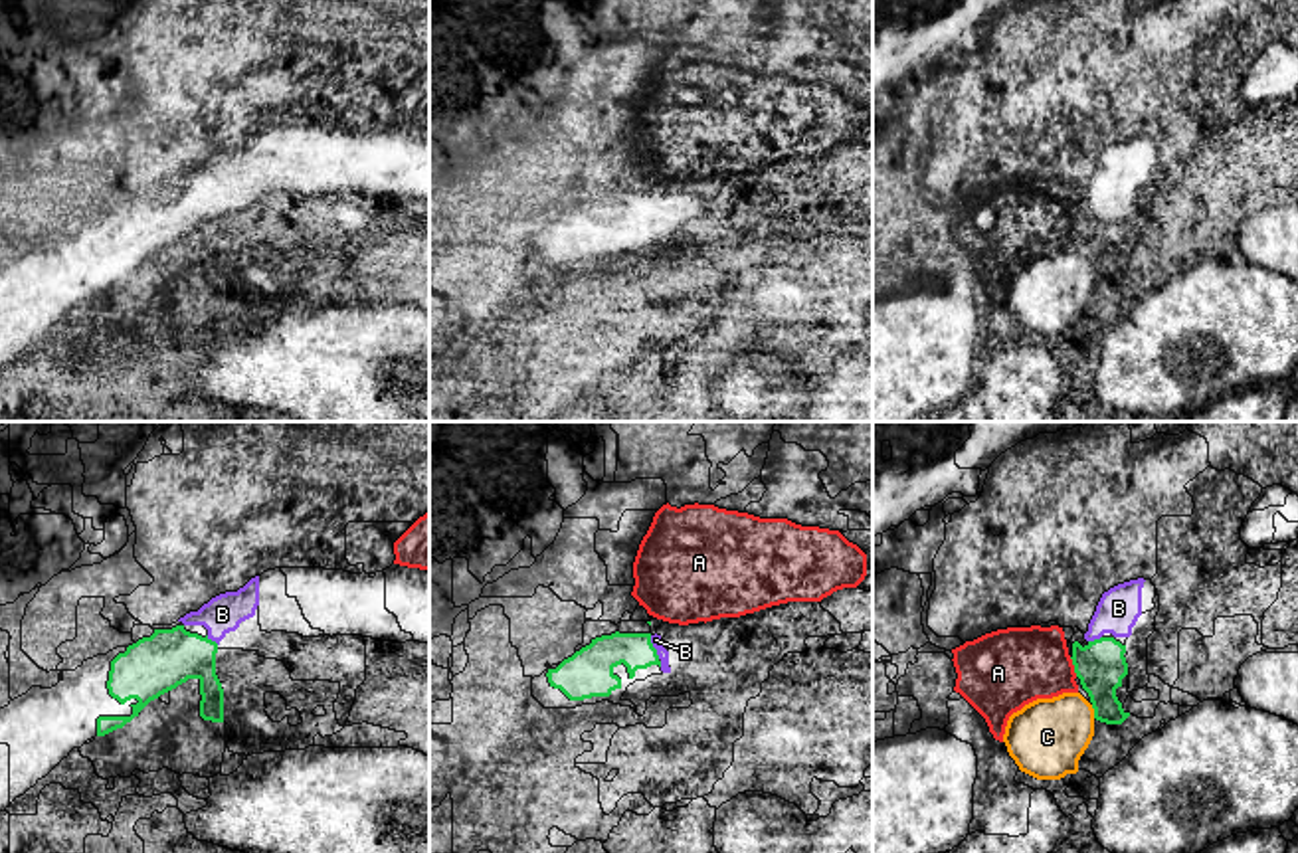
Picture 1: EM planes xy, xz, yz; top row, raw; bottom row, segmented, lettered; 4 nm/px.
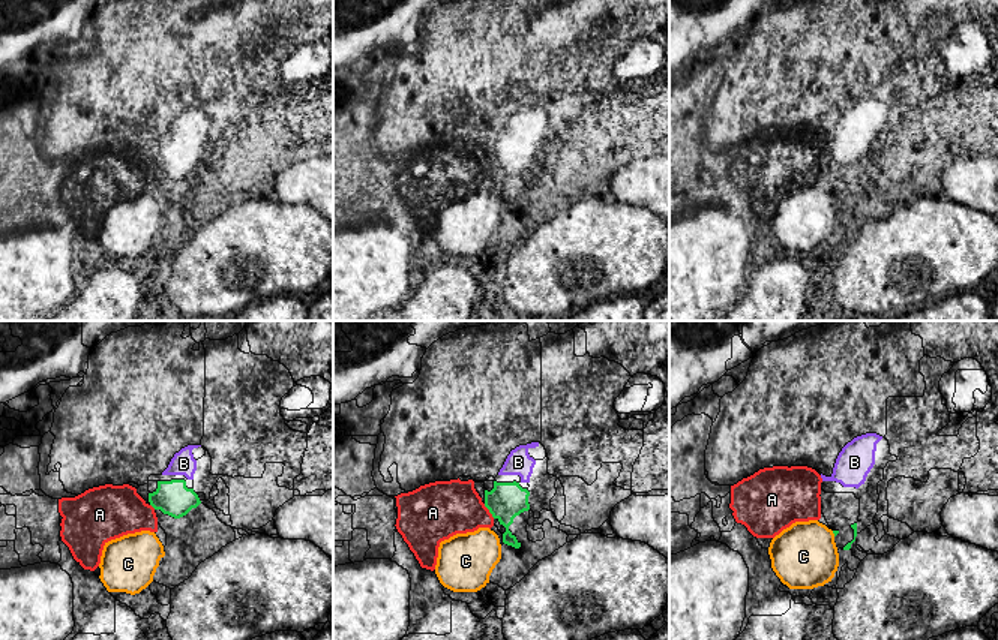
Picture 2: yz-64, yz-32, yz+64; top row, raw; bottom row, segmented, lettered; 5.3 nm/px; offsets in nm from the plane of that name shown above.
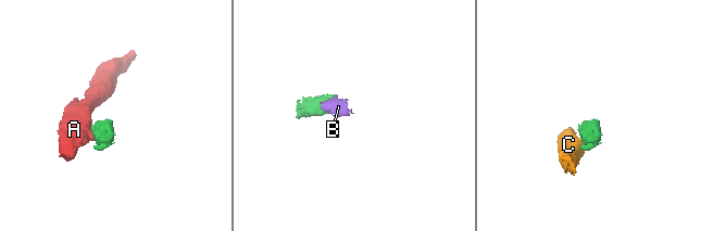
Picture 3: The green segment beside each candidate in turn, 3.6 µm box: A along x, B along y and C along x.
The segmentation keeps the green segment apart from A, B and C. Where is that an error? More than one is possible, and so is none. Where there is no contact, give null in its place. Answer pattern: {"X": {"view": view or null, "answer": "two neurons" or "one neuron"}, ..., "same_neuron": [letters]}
{"A": {"view": "yz", "answer": "two neurons"}, "B": {"view": "xz", "answer": "one neuron"}, "C": {"view": "yz", "answer": "two neurons"}, "same_neuron": ["B"]}

